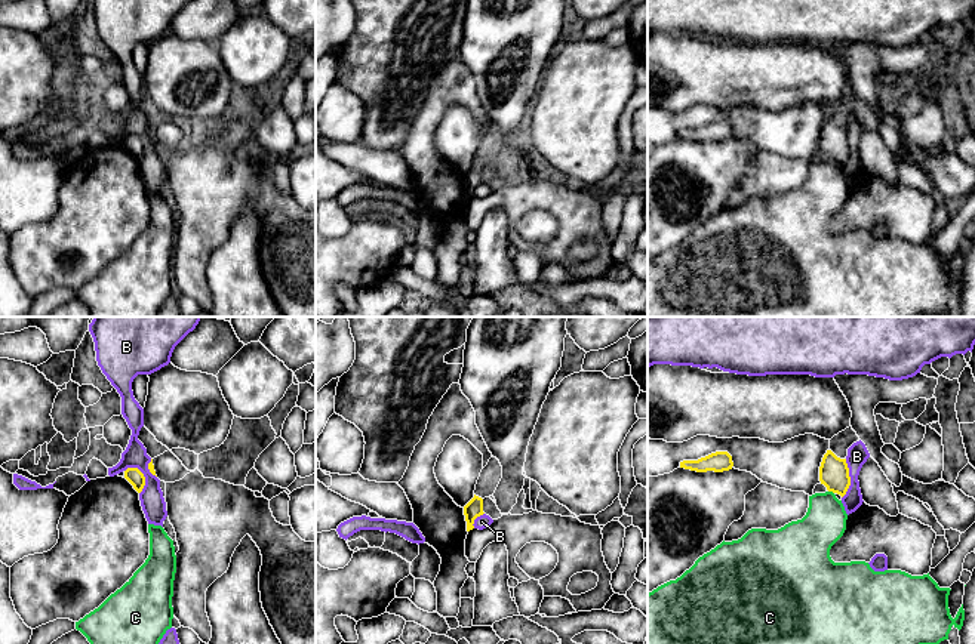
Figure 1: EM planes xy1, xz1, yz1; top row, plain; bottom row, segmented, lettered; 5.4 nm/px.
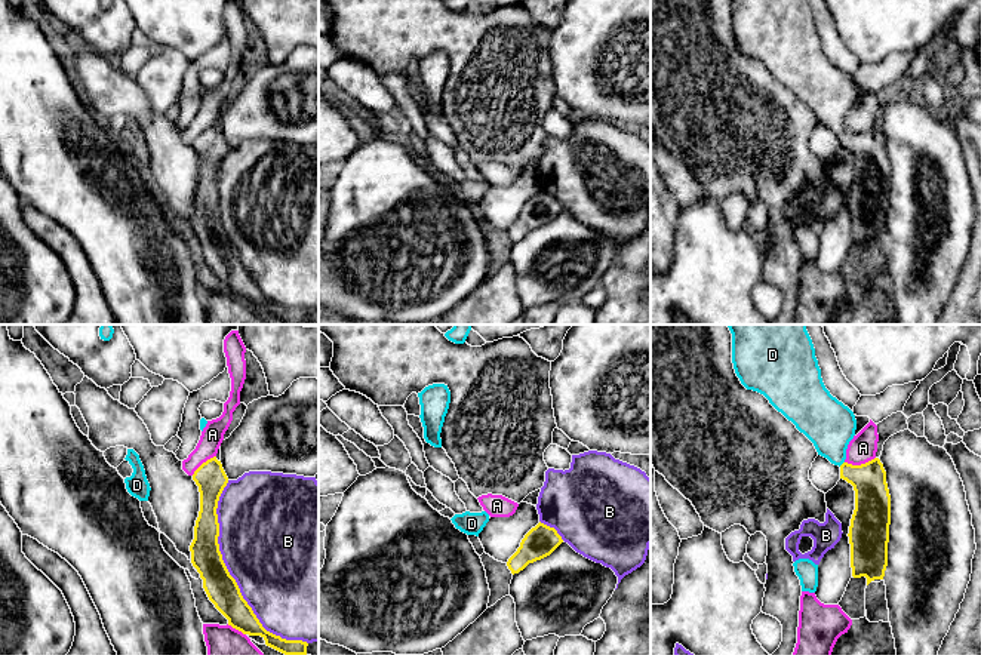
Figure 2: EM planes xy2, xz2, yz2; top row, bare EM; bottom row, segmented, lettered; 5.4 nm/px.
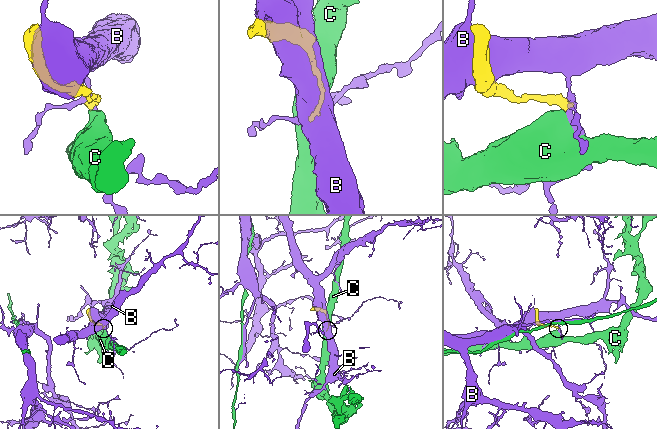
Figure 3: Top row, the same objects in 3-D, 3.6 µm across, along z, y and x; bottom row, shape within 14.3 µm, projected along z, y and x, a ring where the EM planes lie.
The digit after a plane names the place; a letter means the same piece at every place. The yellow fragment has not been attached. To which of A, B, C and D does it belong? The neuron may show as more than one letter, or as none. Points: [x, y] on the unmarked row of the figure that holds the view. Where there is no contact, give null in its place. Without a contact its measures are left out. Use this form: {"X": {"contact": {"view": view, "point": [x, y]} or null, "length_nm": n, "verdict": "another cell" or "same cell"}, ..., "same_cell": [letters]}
{"A": {"contact": {"view": "yz2", "point": [861, 132]}, "length_nm": 170, "verdict": "another cell"}, "B": {"contact": {"view": "xy2", "point": [230, 243]}, "length_nm": 1000, "verdict": "another cell"}, "C": {"contact": {"view": "yz1", "point": [832, 159]}, "length_nm": 40, "verdict": "another cell"}, "D": {"contact": {"view": "yz2", "point": [842, 132]}, "length_nm": 40, "verdict": "same cell"}, "same_cell": ["D"]}

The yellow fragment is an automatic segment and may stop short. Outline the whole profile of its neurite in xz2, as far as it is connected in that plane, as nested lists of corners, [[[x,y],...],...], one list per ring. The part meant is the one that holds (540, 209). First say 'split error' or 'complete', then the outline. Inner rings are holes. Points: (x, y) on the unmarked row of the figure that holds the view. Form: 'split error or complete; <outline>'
complete; [[[539,190],[525,203],[517,219],[508,227],[507,234],[513,243],[519,242],[529,231],[550,224],[562,210],[563,207],[554,196]]]

